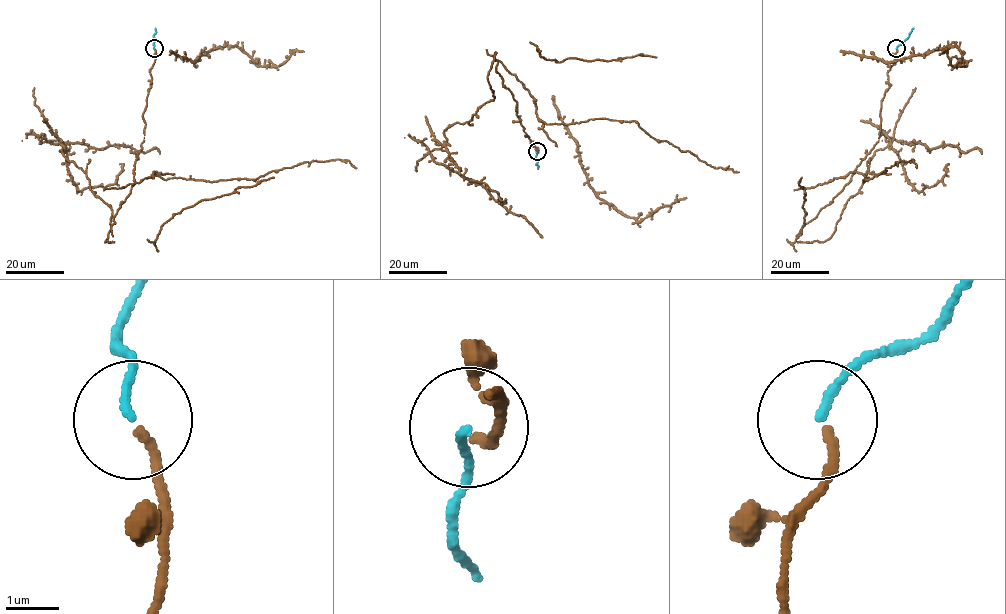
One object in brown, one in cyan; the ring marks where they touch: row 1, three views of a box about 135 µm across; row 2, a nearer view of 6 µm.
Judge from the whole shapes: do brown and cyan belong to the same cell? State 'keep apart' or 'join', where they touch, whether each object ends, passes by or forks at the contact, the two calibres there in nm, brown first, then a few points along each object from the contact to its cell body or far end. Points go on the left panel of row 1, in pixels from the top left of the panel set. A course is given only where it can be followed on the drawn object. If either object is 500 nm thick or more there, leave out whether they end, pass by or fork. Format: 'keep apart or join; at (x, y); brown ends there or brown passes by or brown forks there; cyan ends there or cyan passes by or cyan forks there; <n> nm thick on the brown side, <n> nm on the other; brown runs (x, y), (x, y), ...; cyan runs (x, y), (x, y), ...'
join; at (154, 48); brown ends there; cyan ends there; 160 nm thick on the brown side, 150 nm on the other; brown runs (155, 49), (144, 141), (113, 241), (105, 242), (112, 209), (57, 138), (45, 137), (160, 154); cyan runs (154, 49), (155, 28)

